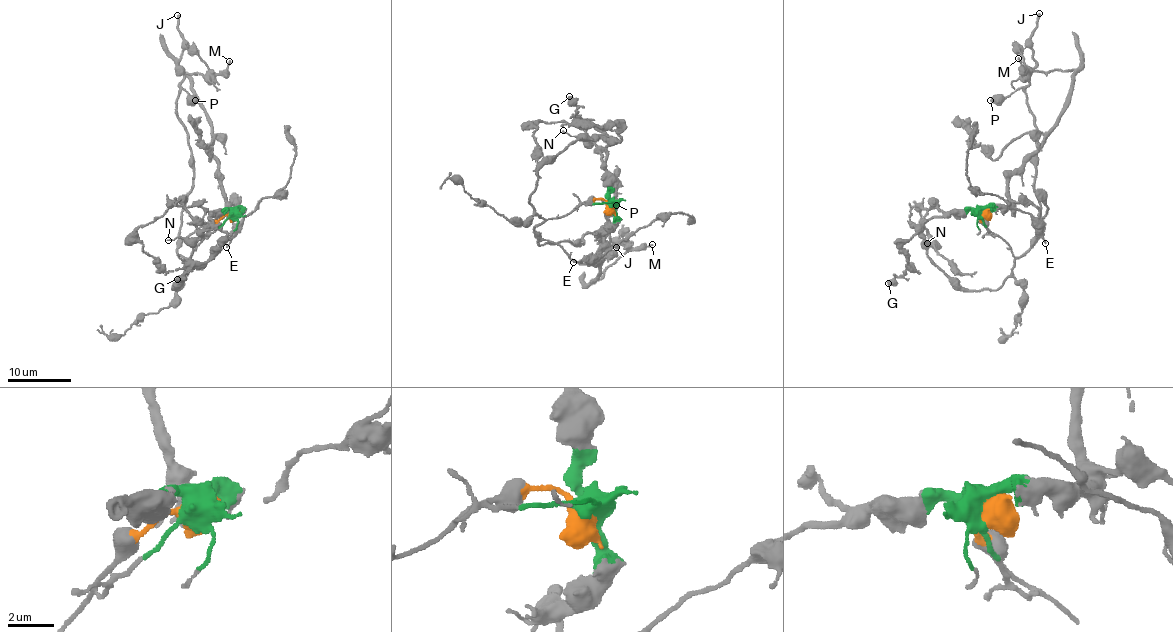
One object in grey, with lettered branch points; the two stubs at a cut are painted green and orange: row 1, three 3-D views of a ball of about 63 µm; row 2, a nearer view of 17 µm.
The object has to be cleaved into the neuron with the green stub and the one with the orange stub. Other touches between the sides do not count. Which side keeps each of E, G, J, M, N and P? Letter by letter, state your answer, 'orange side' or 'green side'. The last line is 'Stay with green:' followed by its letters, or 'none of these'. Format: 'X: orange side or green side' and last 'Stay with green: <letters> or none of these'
E: green side
G: green side
J: orange side
M: green side
N: orange side
P: orange side
Stay with green: E, G, M

